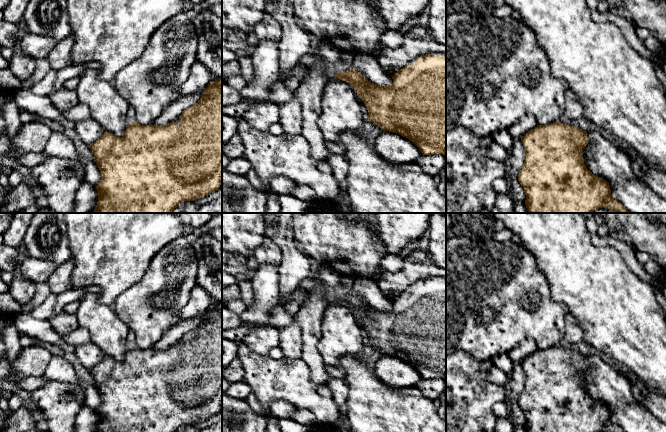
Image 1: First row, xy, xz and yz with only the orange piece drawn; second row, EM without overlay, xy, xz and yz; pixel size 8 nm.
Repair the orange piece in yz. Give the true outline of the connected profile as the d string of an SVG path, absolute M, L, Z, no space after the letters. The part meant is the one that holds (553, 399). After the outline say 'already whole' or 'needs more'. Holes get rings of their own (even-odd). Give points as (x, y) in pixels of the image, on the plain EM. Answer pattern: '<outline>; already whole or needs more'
M576 348L538 349L521 366L526 382L518 405L526 419L526 432L625 432L611 421L609 407L586 392L582 373L588 368L587 356Z; already whole

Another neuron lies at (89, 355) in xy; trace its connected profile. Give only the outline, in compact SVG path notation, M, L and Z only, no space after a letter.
M91 341L75 347L75 356L81 364L90 369L104 358L104 353Z

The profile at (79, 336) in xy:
M78 327L72 332L66 334L64 340L66 343L77 347L90 341L90 333L87 329Z

